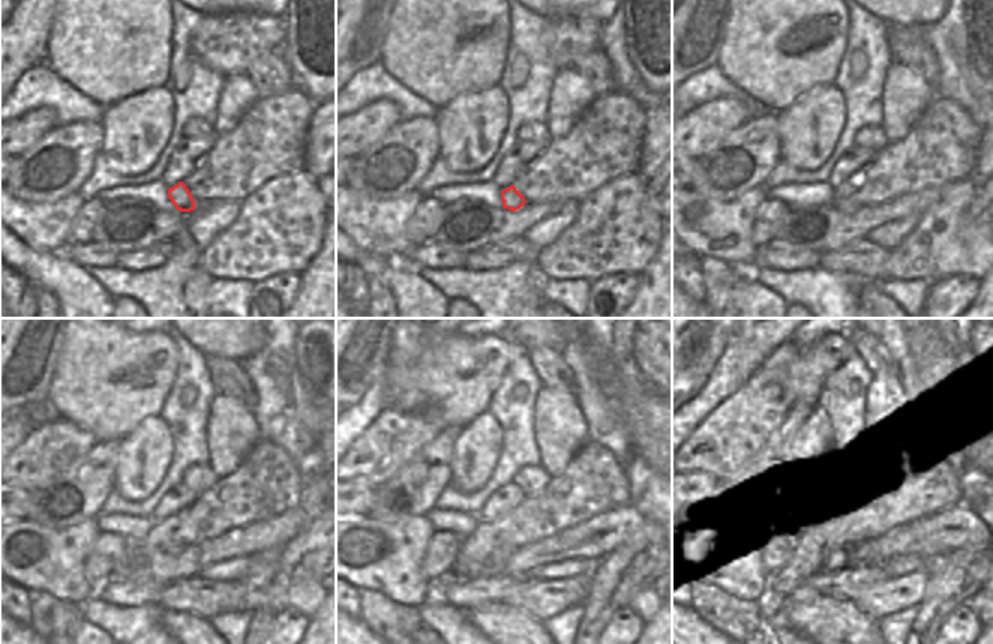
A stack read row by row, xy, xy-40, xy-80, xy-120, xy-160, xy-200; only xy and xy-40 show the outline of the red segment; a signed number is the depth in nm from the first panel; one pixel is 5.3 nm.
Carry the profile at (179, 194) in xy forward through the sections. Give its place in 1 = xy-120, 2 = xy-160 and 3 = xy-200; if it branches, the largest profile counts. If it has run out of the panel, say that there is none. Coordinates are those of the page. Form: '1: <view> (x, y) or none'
1: xy-120 (174, 547)
2: xy-160 (501, 554)
3: xy-200 (836, 562)

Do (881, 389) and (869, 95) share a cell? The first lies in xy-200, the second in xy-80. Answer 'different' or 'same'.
different

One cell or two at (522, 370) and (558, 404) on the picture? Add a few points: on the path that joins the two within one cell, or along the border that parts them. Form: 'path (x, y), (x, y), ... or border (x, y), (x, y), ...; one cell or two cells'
border (543, 386), (534, 400), (533, 422); two cells

